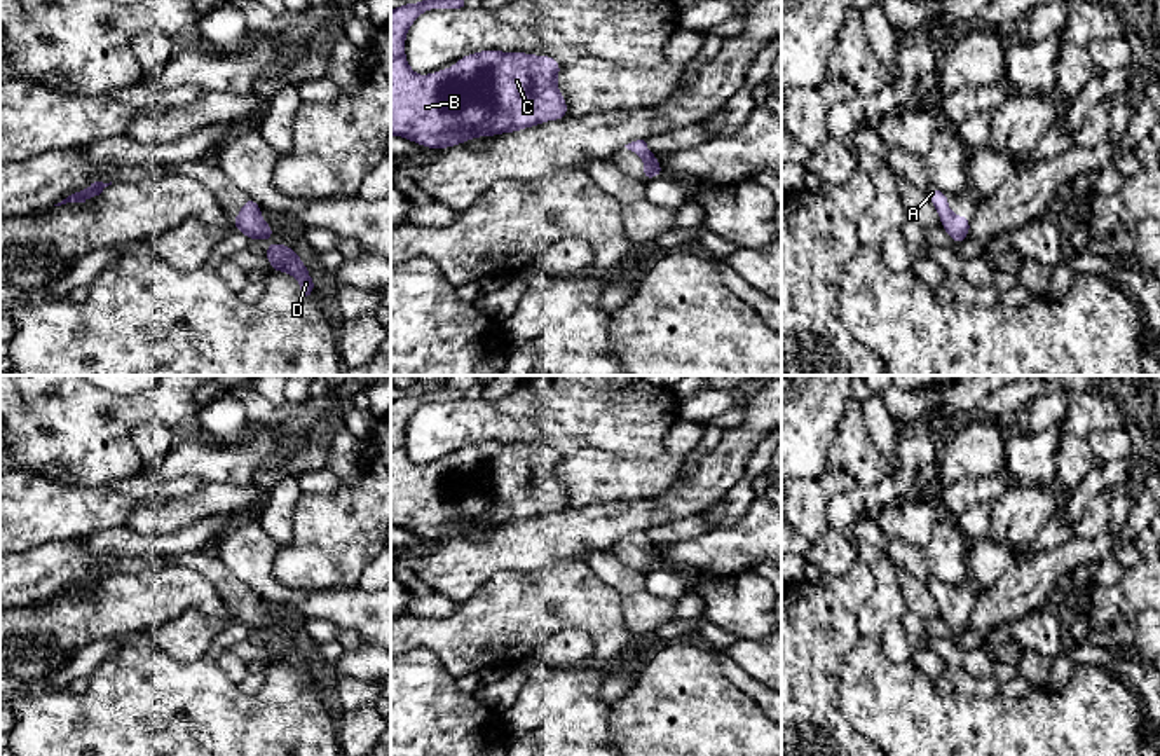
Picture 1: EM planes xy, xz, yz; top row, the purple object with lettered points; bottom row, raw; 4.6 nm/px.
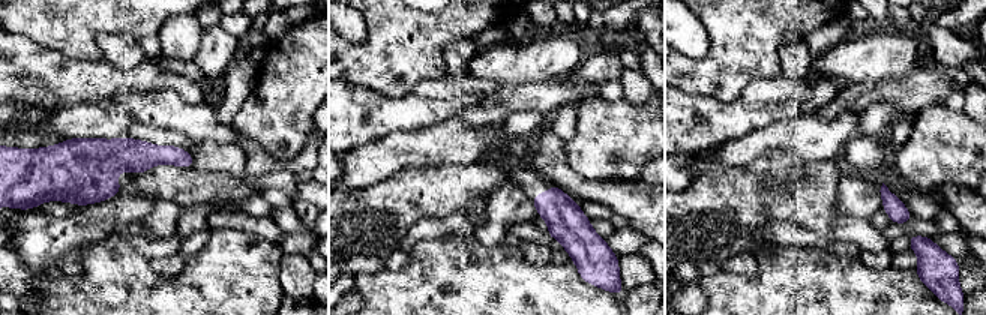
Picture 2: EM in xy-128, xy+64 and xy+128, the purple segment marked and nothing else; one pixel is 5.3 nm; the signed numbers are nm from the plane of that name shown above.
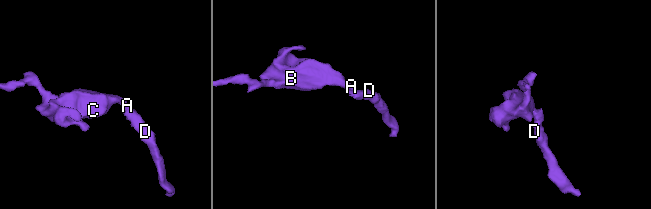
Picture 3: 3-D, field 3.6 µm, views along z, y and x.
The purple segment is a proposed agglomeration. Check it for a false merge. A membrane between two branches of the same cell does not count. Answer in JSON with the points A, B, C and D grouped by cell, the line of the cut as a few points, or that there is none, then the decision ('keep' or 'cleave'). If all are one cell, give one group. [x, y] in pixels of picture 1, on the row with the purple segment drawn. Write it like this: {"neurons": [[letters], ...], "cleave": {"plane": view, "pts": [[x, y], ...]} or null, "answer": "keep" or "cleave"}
{"neurons": [["A", "B", "C", "D"]], "cleave": null, "answer": "keep"}

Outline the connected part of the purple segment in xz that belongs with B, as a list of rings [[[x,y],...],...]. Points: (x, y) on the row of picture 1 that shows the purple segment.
[[[422,0],[391,10],[391,134],[427,148],[447,148],[469,138],[513,133],[567,117],[569,107],[556,87],[562,65],[553,56],[481,51],[459,58],[454,68],[415,75],[405,58],[410,24],[426,10],[461,7],[464,0]]]

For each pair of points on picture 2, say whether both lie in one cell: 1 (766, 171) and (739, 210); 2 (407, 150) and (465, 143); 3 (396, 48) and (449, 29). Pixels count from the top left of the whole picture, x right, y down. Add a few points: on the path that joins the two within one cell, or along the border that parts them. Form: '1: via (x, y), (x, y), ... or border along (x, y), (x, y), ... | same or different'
1: border along (743, 168), (769, 185), (760, 189), (766, 213) | different
2: via (422, 147), (450, 143) | same
3: via (410, 42), (435, 29) | same

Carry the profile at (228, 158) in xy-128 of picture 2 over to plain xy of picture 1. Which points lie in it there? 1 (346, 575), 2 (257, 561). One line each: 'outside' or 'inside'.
1: inside
2: outside

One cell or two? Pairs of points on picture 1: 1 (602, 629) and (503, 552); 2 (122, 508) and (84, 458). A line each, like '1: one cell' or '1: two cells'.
1: two cells
2: two cells

